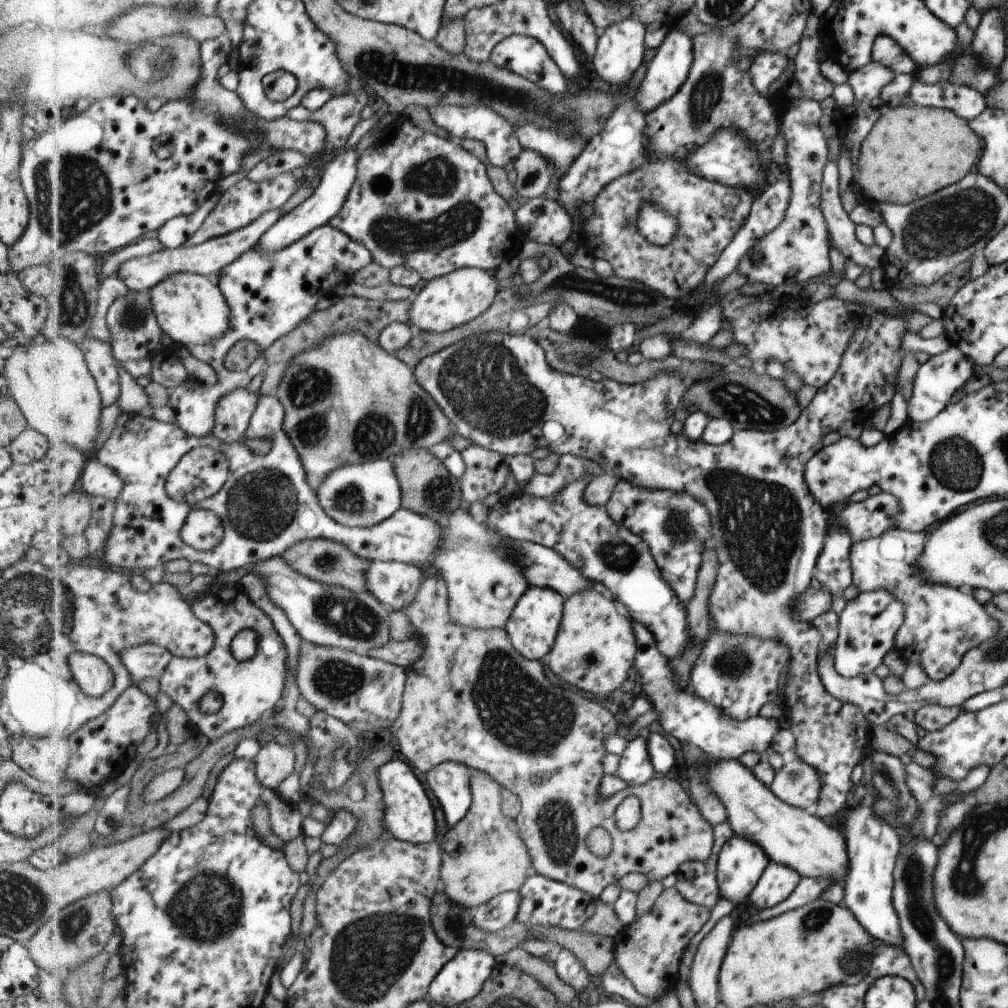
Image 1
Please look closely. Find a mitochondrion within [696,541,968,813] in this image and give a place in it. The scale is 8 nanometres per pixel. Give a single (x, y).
(735, 661)

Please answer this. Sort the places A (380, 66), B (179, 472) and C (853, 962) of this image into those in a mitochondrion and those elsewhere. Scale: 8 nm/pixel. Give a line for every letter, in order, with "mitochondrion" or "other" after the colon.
A: mitochondrion
B: other
C: mitochondrion

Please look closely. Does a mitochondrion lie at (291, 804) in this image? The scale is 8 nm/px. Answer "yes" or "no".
no

